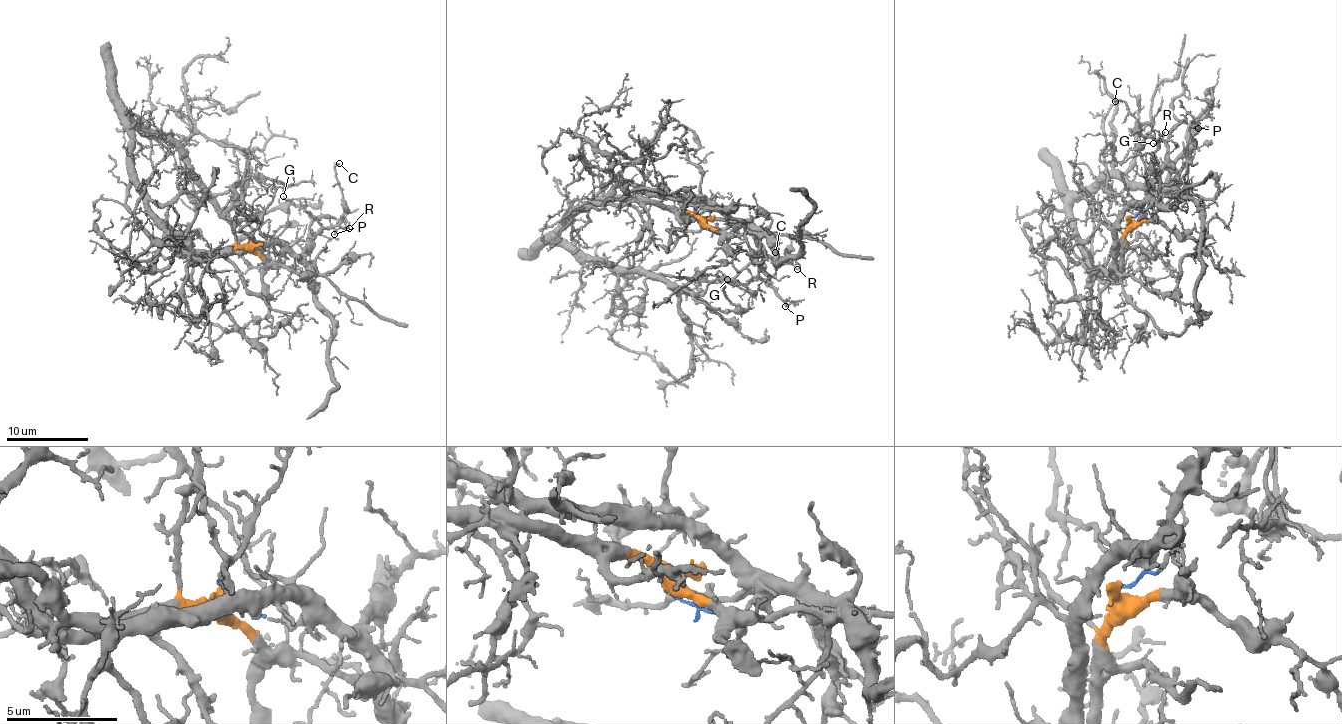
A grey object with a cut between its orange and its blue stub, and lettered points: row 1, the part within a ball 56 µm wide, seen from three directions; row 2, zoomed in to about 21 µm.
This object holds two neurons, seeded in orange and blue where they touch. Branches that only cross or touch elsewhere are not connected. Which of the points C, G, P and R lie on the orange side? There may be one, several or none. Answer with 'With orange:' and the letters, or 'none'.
With orange: none

